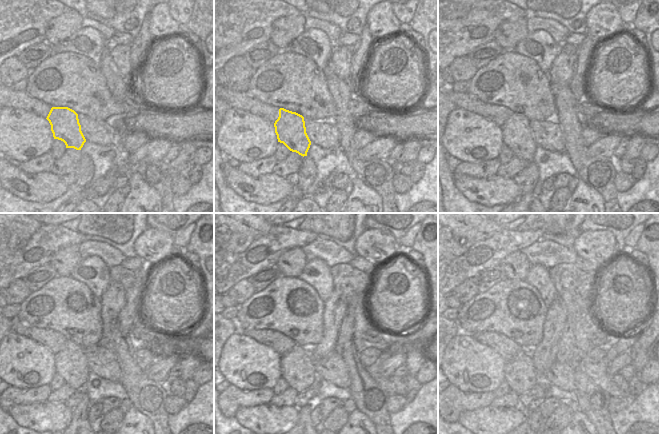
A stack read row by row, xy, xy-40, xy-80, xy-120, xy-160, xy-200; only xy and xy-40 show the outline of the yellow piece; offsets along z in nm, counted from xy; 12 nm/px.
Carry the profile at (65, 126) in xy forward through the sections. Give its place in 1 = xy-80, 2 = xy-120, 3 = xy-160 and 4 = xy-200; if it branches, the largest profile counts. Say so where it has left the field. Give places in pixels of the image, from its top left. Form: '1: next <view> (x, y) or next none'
1: next xy-80 (516, 133)
2: next xy-120 (71, 362)
3: next xy-160 (297, 367)
4: next xy-200 (520, 374)

